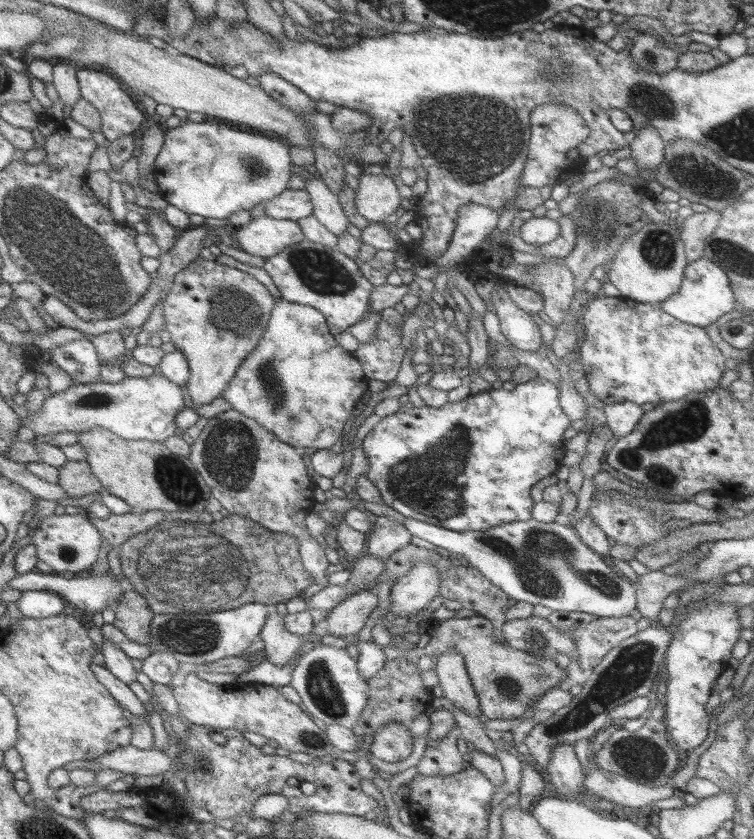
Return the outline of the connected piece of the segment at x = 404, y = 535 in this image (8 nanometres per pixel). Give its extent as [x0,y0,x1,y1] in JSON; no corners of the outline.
[368,516,412,561]

